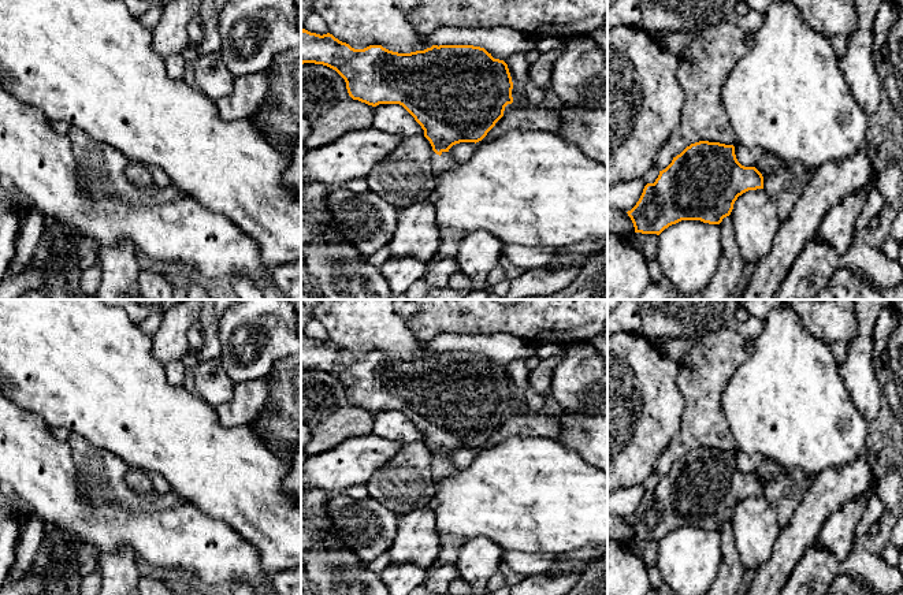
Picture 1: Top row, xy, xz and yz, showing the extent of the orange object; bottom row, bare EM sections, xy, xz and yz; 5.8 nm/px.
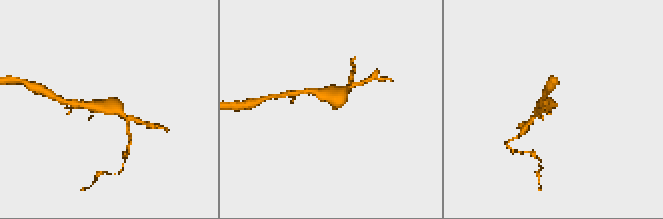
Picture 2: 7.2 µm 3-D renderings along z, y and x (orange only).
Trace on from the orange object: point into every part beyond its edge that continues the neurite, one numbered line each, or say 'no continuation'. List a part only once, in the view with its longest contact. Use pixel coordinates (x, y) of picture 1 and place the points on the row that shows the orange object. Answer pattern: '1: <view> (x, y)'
1: xz (443, 163)

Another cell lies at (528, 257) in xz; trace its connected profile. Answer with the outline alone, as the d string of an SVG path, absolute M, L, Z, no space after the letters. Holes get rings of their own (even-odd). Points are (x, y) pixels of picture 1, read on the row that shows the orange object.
M520 243L505 245L502 264L512 264L525 271L546 267L558 254L557 246L528 246Z

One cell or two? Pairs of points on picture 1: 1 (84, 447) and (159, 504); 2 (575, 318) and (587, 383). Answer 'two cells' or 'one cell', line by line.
1: one cell
2: two cells

